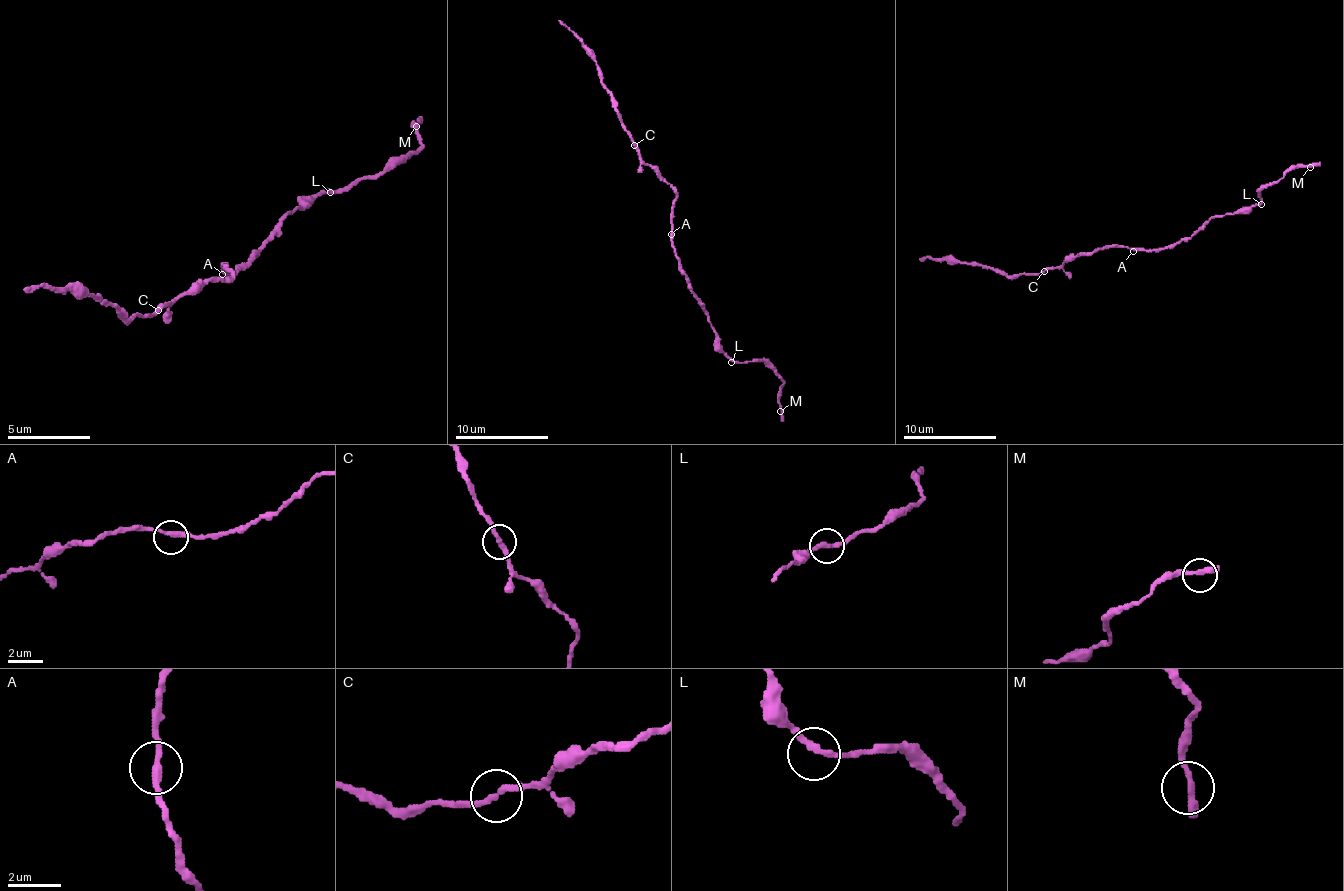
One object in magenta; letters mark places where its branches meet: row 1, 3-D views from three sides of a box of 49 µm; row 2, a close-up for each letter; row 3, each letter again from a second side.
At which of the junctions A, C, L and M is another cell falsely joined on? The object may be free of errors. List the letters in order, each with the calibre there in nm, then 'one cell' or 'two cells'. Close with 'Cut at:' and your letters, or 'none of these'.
A: 280 nm | one cell
C: 280 nm | one cell
L: 280 nm | one cell
M: 280 nm | one cell
Cut at: none of these

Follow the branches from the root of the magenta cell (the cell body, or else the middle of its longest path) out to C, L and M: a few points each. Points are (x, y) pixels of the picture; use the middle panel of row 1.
C: (673, 234), (673, 187), (641, 159), (634, 146)
L: (673, 234), (678, 266), (687, 278), (687, 287), (713, 327), (715, 346), (731, 362)
M: (673, 234), (678, 266), (713, 327), (715, 343), (736, 362), (764, 362), (776, 373), (783, 383), (780, 411)

